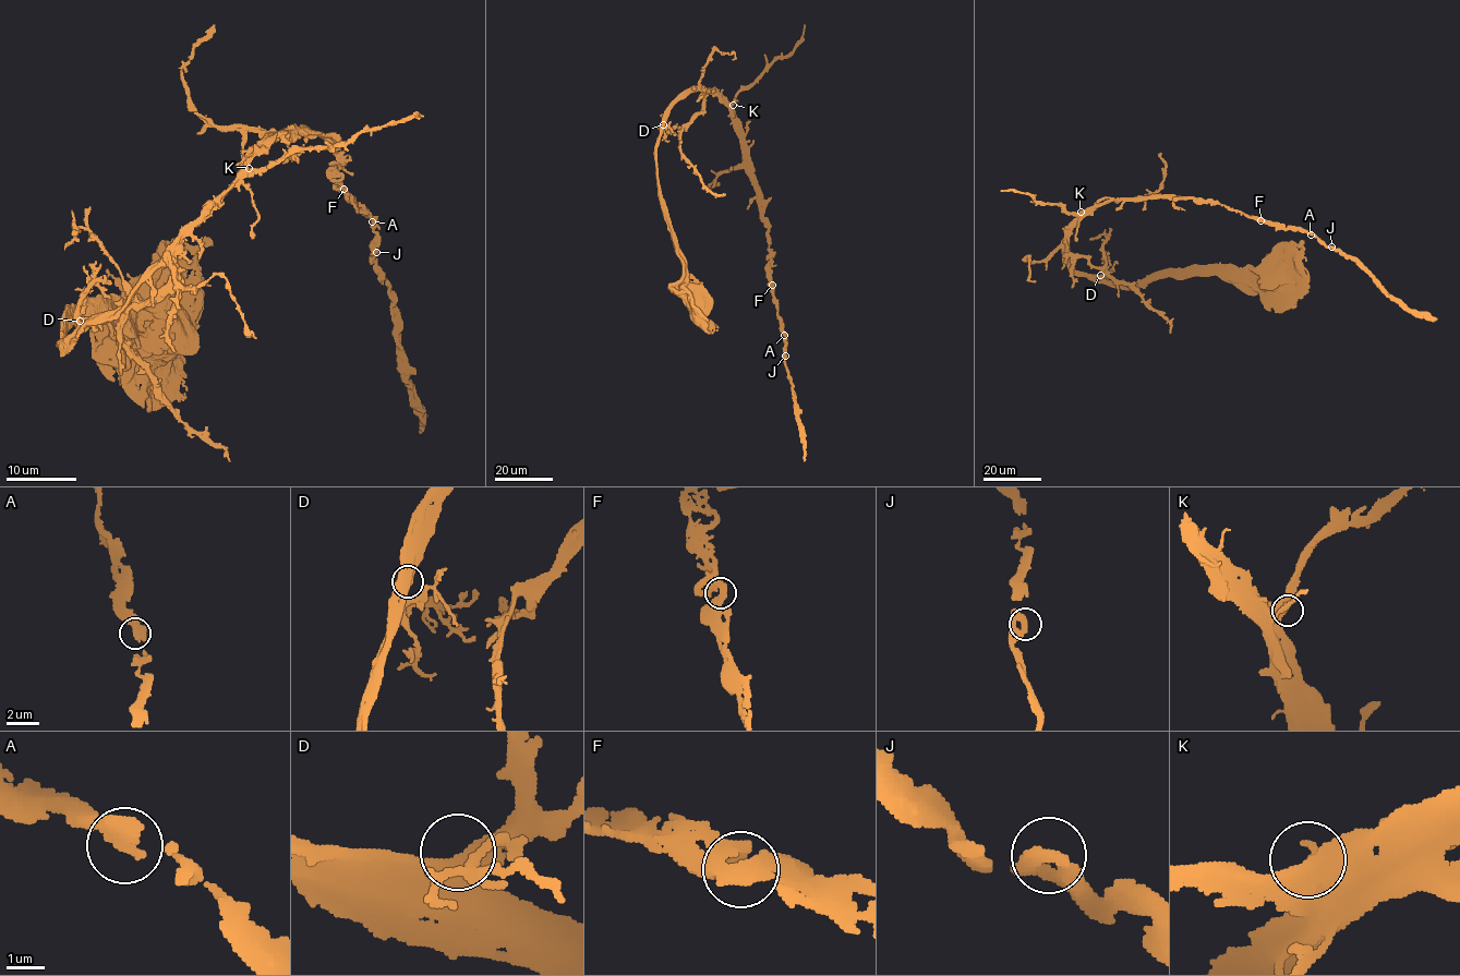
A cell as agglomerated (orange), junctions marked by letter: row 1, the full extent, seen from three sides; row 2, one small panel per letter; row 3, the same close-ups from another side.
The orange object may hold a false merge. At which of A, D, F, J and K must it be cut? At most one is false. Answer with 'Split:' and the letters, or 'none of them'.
Split: none of them

